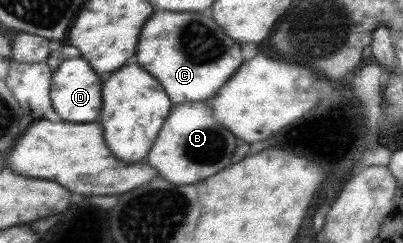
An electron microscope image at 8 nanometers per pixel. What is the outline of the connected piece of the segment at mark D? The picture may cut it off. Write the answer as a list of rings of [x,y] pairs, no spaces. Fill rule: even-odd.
[[[82,57],[64,60],[52,74],[50,99],[62,121],[90,123],[98,119],[102,109],[102,83],[98,79],[98,73],[94,73],[90,63]]]

